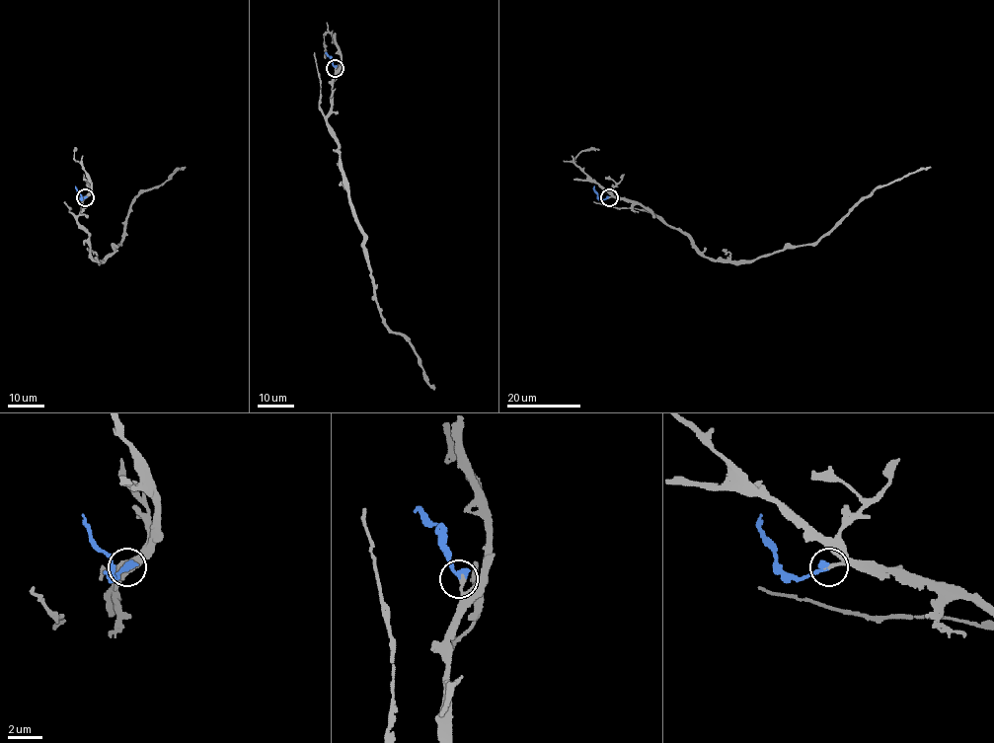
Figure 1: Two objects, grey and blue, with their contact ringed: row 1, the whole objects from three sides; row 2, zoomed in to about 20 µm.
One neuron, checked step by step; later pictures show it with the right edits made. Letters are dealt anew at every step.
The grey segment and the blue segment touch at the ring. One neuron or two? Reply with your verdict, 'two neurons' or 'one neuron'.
one neuron

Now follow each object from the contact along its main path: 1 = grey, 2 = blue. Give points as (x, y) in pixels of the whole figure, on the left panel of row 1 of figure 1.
1: (85, 197), (76, 221), (88, 234), (90, 257), (101, 260), (120, 243), (131, 203), (142, 191), (186, 167)
2: (85, 197), (82, 199), (75, 186)

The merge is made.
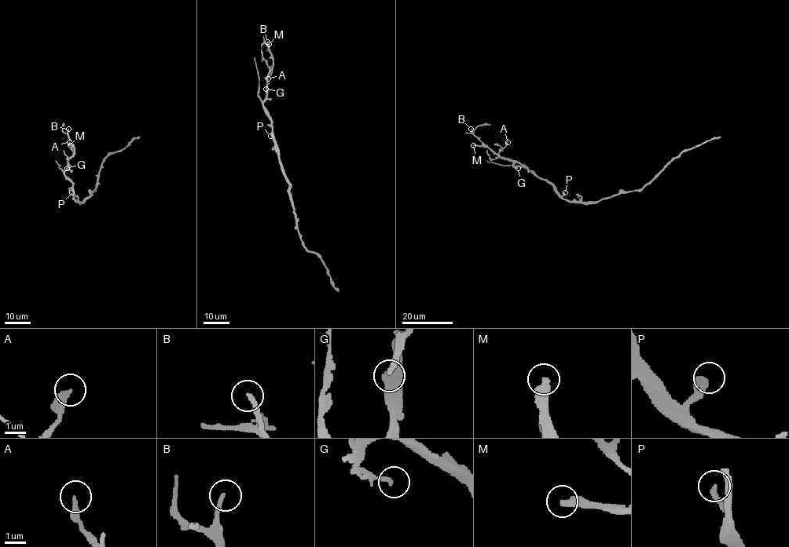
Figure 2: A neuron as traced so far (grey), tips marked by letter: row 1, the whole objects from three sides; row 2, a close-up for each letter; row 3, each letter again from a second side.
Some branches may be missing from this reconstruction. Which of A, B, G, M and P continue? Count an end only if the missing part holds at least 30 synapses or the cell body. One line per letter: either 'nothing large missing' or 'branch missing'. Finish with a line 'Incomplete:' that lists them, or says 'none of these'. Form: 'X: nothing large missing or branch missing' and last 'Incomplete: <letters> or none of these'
A: nothing large missing
B: branch missing
G: nothing large missing
M: branch missing
P: nothing large missing
Incomplete: B, M

